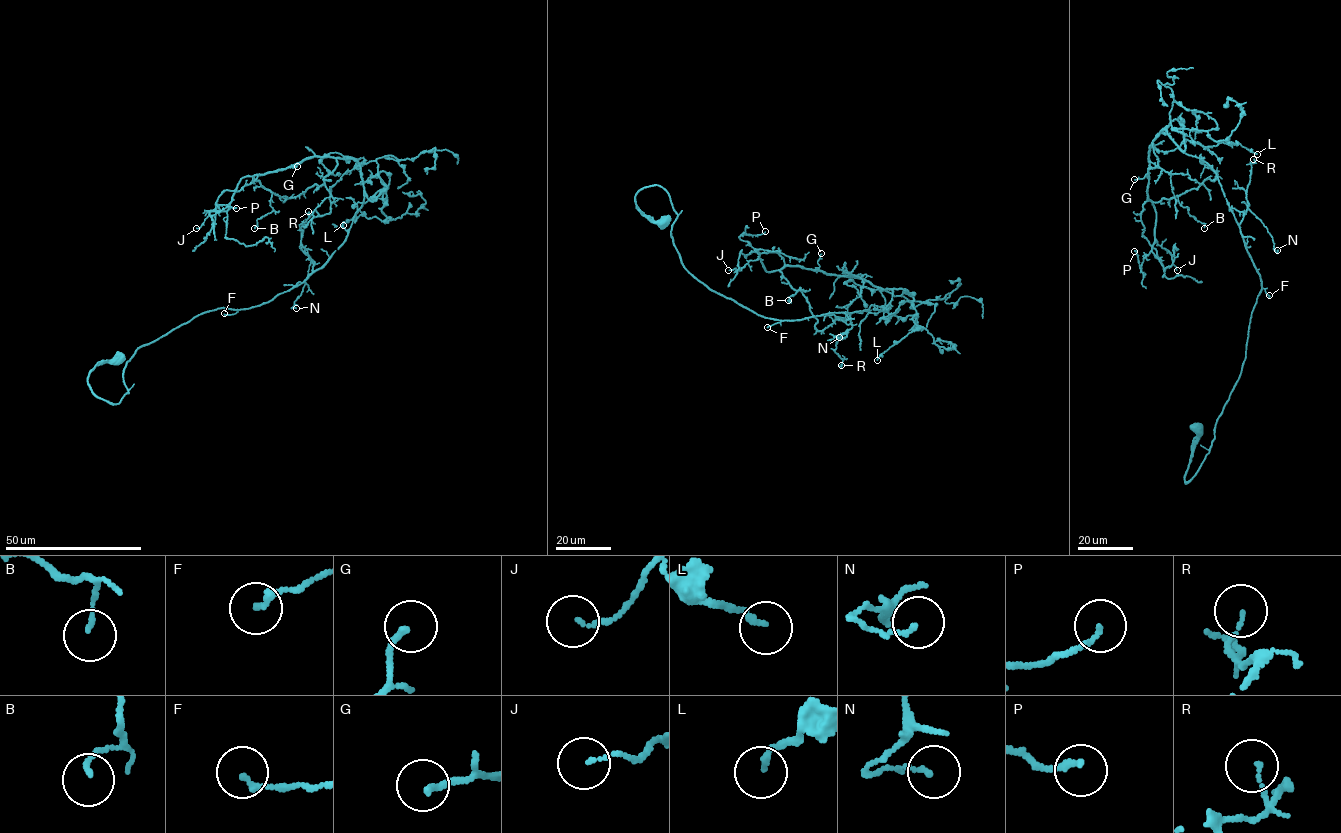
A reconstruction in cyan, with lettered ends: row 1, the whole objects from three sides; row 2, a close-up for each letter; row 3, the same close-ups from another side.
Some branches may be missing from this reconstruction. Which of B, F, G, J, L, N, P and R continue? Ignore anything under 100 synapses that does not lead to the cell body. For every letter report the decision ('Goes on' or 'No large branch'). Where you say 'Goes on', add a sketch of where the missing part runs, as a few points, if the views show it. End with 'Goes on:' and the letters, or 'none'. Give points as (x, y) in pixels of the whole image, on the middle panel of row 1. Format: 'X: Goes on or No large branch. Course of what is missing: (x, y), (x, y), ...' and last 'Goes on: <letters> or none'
B: No large branch
F: No large branch
G: No large branch
J: No large branch
L: No large branch
N: No large branch
P: No large branch
R: No large branch
Goes on: none

